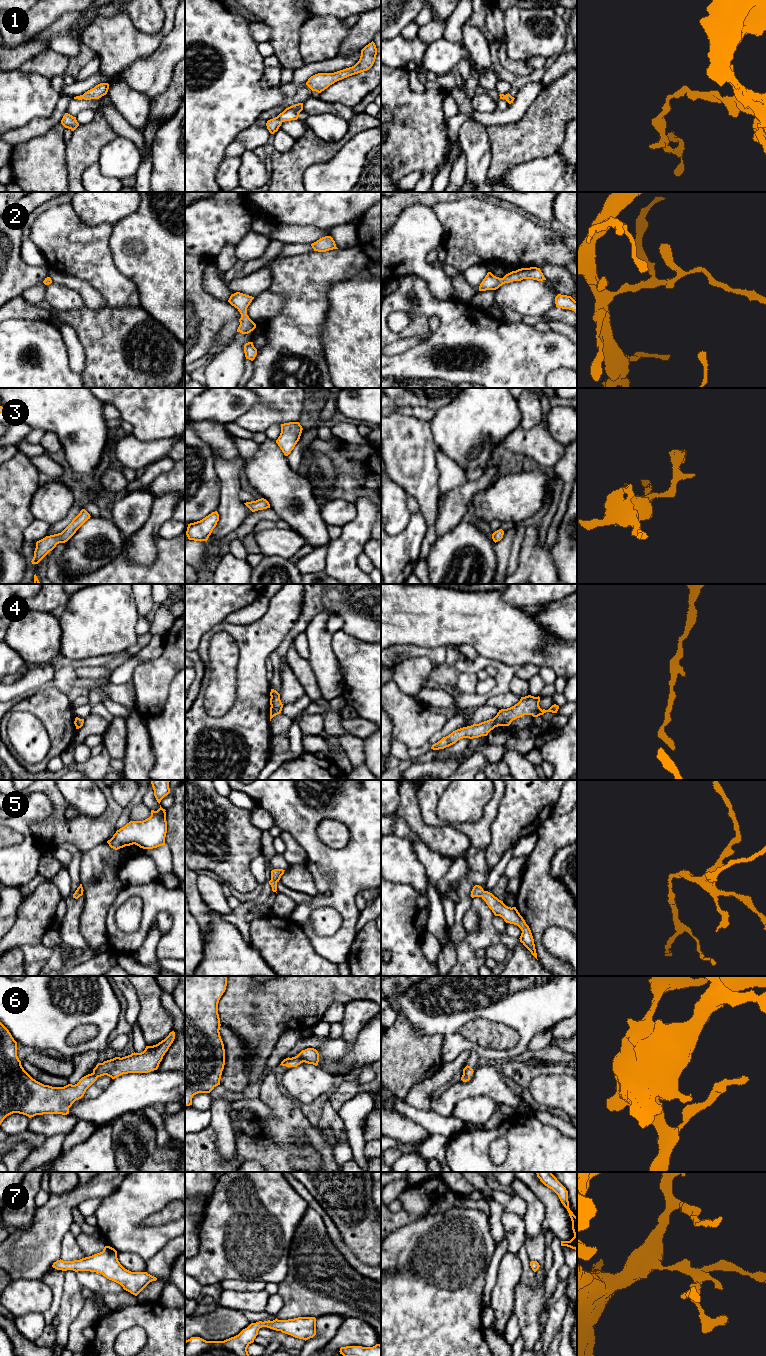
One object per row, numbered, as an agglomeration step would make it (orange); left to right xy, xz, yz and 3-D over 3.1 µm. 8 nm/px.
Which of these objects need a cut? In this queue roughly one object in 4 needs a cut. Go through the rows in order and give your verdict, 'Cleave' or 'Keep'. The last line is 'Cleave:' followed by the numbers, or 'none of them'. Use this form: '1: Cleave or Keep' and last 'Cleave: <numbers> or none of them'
1: Keep
2: Keep
3: Keep
4: Keep
5: Keep
6: Keep
7: Keep
Cleave: none of them

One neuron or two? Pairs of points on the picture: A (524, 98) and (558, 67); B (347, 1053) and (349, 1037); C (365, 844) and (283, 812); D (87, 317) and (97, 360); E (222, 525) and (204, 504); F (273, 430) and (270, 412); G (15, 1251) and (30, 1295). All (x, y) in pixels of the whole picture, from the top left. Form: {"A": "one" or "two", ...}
{"A": "two", "B": "two", "C": "one", "D": "one", "E": "two", "F": "two", "G": "two"}

